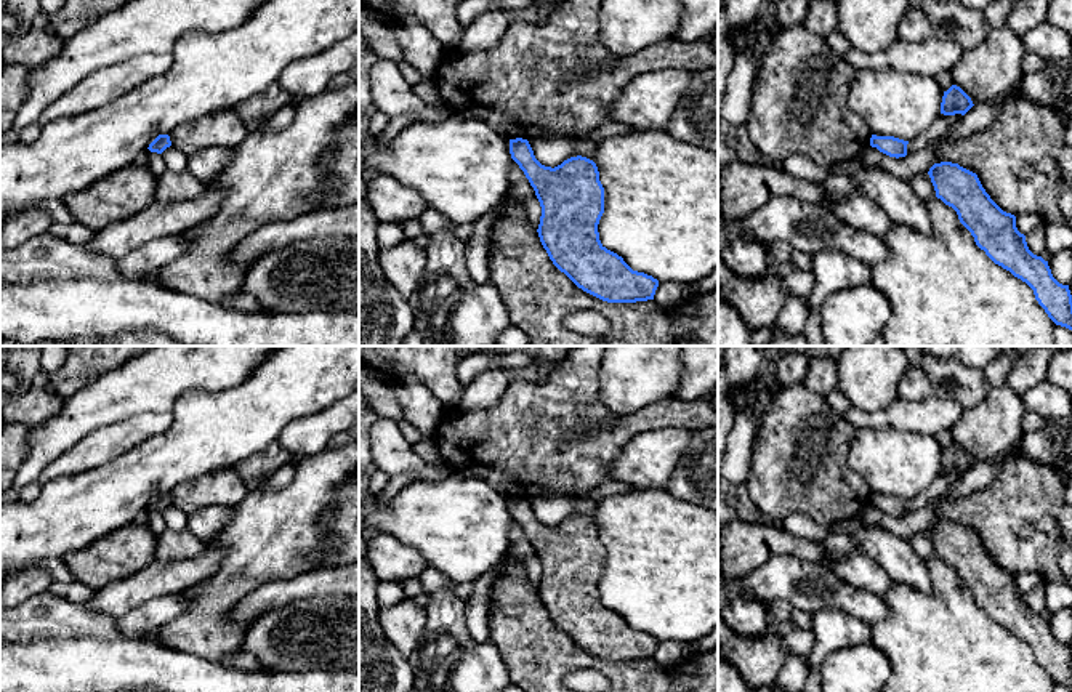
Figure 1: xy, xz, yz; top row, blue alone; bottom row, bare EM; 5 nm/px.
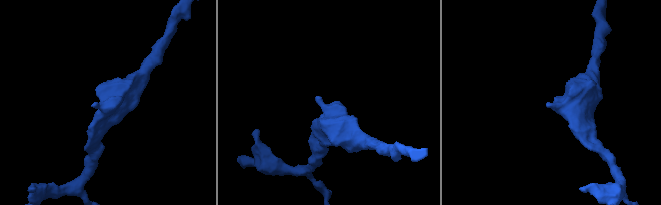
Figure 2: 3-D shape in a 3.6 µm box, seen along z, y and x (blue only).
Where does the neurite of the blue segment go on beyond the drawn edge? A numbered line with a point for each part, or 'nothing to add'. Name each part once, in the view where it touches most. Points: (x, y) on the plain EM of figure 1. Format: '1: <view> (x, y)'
nothing to add

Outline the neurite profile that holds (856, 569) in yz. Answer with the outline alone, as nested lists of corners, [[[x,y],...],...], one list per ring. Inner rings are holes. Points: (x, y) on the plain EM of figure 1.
[[[860,549],[844,554],[833,564],[833,569],[841,581],[881,597],[893,585],[885,569]]]

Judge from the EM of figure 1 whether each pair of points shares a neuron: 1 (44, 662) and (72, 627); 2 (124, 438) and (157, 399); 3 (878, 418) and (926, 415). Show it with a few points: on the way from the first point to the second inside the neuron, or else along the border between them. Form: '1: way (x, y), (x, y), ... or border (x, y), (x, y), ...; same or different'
1: border (100, 639), (71, 638), (24, 643); different
2: border (170, 410), (148, 410), (111, 425); different
3: way (890, 417), (915, 415); same

